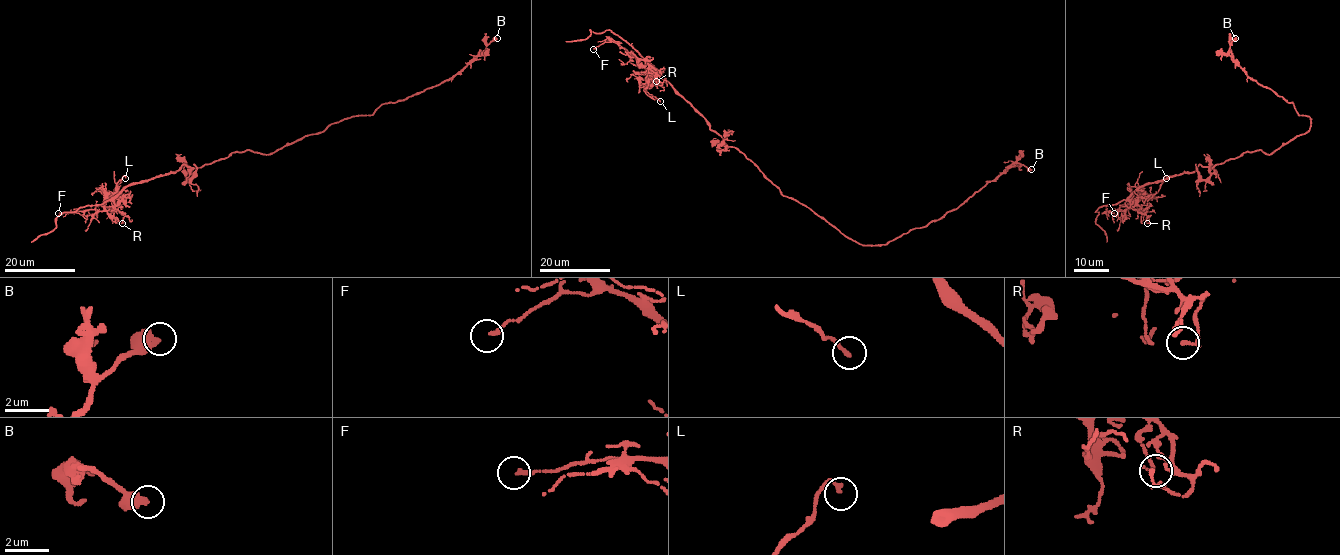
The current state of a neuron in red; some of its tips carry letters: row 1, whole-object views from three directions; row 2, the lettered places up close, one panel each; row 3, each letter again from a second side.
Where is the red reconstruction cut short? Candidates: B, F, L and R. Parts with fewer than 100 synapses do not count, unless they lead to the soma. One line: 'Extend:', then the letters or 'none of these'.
Extend: none of these

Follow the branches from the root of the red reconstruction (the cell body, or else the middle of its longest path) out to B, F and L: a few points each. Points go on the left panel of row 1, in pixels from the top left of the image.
B: (253, 151), (272, 154), (331, 124), (371, 115), (383, 104), (437, 86), (459, 74), (497, 38)
F: (253, 151), (234, 151), (197, 168), (183, 164), (174, 172), (127, 185), (113, 198), (93, 209), (58, 213)
L: (253, 151), (234, 151), (197, 168), (183, 164), (174, 172), (131, 183), (111, 200), (106, 194), (125, 178)

